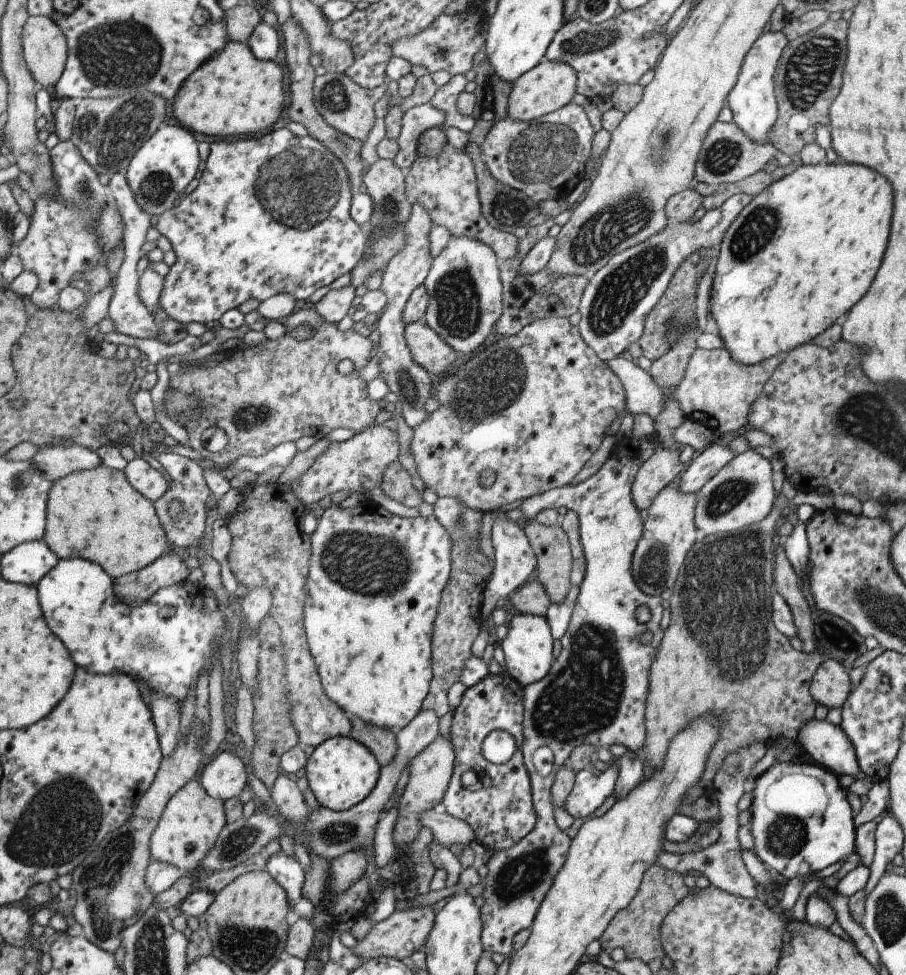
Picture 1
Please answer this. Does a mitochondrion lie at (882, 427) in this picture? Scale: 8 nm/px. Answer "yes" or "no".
yes

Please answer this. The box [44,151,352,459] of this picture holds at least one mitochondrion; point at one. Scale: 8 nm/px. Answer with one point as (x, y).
(82, 191)

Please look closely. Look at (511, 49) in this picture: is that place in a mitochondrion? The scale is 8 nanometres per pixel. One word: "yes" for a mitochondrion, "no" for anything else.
no

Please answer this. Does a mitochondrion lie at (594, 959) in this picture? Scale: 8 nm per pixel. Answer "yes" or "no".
no

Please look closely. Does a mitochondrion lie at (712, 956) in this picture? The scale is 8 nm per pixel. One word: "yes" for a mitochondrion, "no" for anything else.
yes

